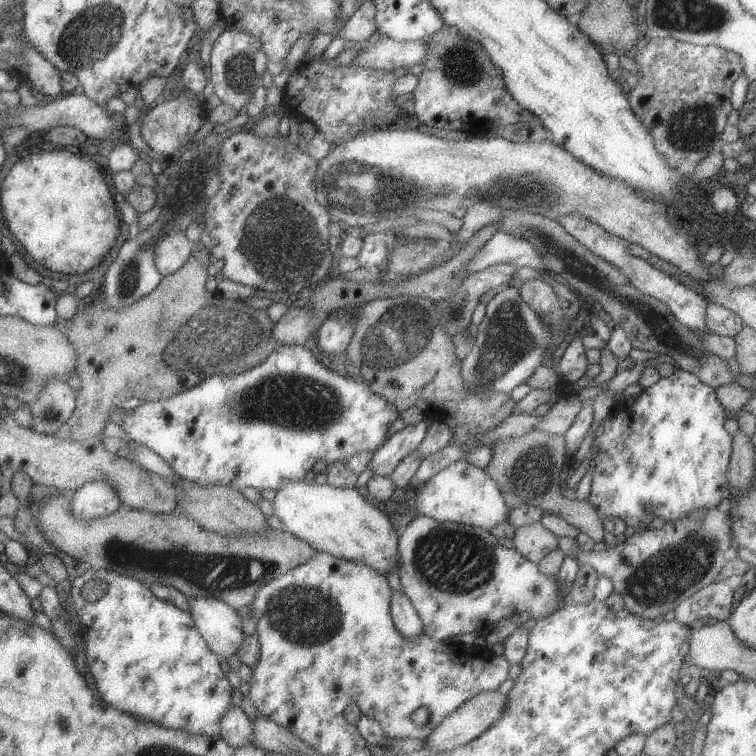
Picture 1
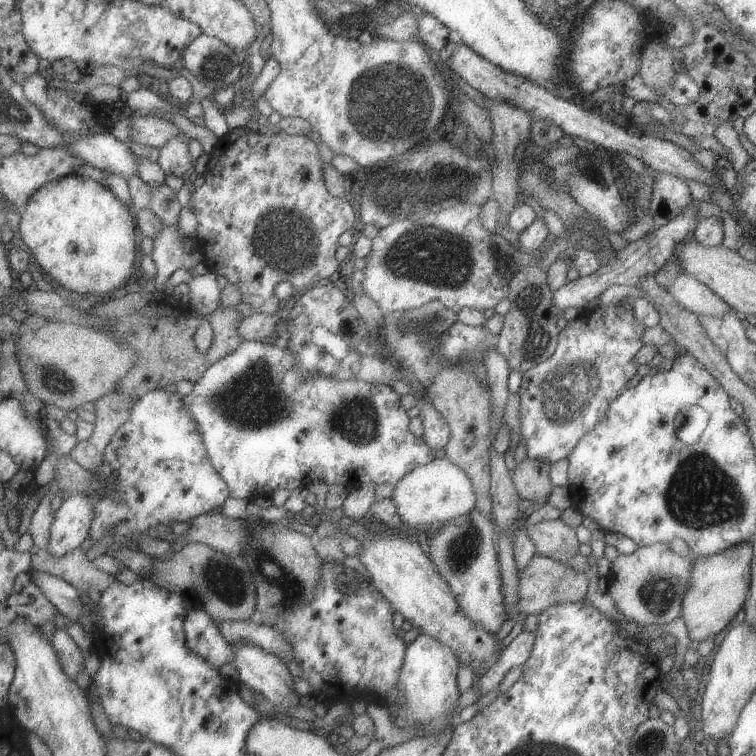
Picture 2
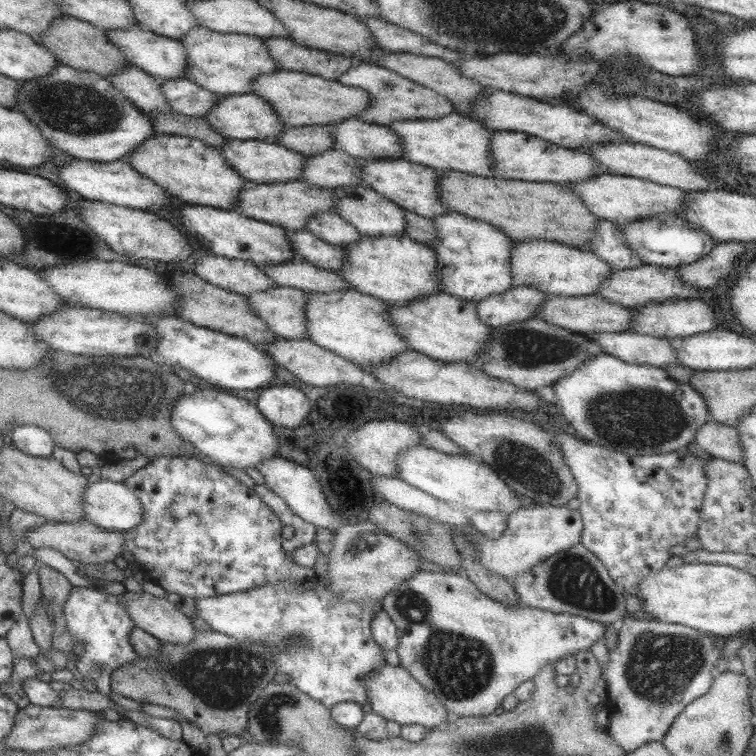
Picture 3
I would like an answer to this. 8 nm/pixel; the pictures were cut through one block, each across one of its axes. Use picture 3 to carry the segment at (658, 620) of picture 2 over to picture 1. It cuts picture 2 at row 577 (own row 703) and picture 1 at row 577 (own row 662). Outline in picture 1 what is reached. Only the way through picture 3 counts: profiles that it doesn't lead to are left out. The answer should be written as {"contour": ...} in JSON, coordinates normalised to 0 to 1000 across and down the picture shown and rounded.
{"contour":[[[933,672],[898,690],[882,690],[874,701],[856,698],[840,704],[827,720],[816,720],[811,730],[771,730],[761,712],[739,712],[737,717],[747,735],[758,735],[769,749],[779,746],[792,762],[803,762],[811,770],[811,783],[824,788],[827,807],[851,820],[869,820],[885,807],[893,807],[903,791],[909,794],[914,786],[948,767],[954,749],[967,733],[970,701],[959,677],[951,672]]]}

